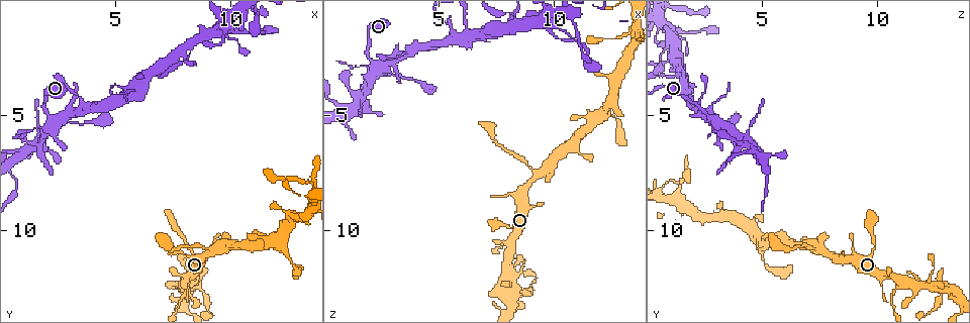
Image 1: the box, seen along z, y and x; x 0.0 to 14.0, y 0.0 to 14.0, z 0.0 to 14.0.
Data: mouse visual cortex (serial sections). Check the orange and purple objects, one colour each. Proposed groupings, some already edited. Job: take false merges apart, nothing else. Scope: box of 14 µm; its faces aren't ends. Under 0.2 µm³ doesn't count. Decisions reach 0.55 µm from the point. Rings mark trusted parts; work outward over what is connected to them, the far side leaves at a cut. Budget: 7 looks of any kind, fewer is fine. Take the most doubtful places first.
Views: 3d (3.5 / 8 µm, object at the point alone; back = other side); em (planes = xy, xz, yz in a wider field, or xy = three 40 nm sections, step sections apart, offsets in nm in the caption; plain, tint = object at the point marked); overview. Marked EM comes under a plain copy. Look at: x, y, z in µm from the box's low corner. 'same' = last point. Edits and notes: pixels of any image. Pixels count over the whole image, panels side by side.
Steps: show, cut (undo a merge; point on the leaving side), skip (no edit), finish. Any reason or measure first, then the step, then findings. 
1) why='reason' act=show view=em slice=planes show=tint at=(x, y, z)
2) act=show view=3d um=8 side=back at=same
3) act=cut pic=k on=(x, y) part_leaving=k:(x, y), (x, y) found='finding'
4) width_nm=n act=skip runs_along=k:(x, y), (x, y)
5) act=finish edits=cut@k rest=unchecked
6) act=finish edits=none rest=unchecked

why='abrupt turn' act=show view=3d um=8 at=(5.4, 4.3, 1.8)

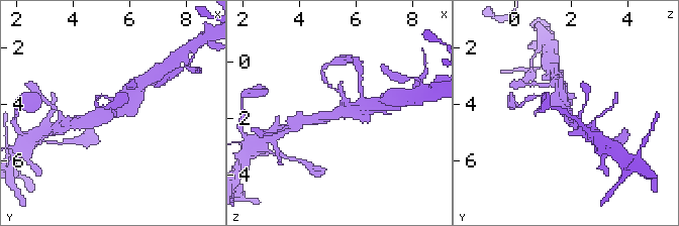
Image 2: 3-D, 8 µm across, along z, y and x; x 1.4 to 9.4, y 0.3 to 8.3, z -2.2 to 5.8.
why='zoom in' act=show view=3d um=3.5 side=back at=(5.5, 4.3, 1.9)

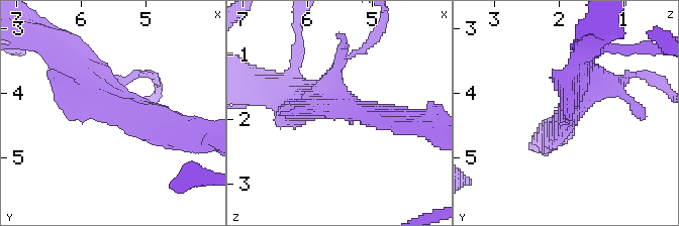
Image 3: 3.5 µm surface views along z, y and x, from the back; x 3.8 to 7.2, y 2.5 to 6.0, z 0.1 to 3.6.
why='shape alone is not enough' act=show view=em slice=xy step=2 show=tint at=(5.45, 4.25, 1.85)

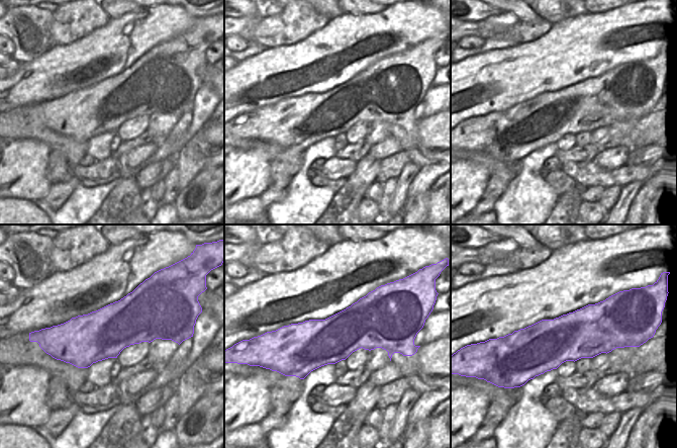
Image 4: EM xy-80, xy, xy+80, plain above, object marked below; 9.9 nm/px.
act=skip runs_along=3:(178, 125), (94, 97), (76, 63) found='one cell here'

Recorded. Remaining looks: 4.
act=show view=3d um=3.5 at=(8.0, 12.1, 10.9)

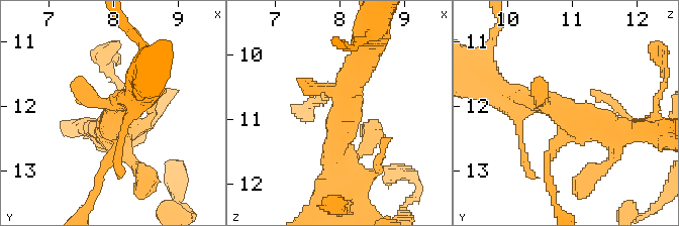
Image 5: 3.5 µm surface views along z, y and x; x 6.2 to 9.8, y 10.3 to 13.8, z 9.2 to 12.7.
why='now the EM' act=show view=em slice=xy step=1 show=tint at=(8.00, 12.20, 10.95)

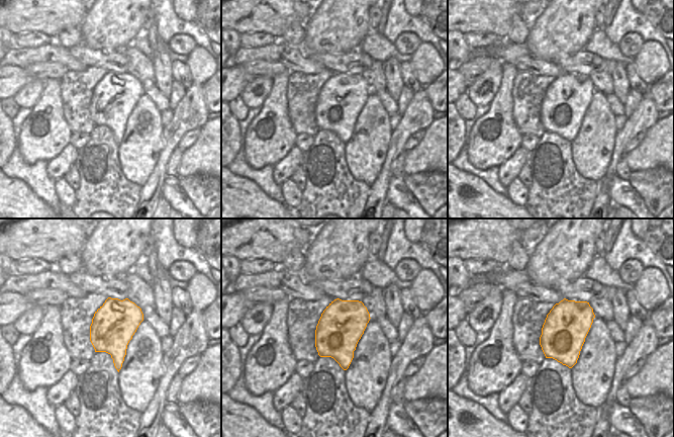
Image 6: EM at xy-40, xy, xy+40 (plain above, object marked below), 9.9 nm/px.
act=skip runs_along=5:(513, 98), (631, 132) found='one cell here'

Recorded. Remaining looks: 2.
why='thin neck' act=show view=3d um=8 at=(7.7, 2.3, 1.3)

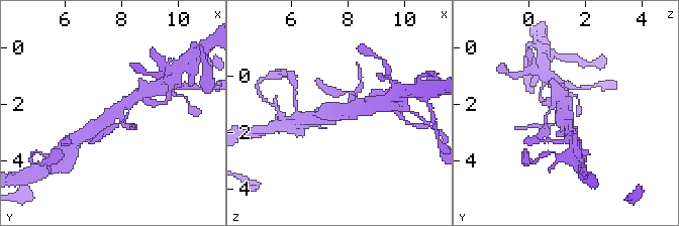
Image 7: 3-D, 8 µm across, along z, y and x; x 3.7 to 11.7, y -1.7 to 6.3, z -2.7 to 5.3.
act=show view=3d um=3.5 side=back at=(7.8, 2.3, 1.2)

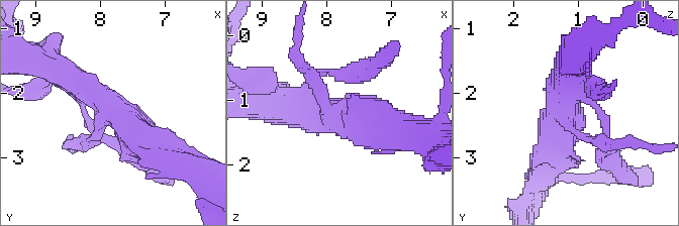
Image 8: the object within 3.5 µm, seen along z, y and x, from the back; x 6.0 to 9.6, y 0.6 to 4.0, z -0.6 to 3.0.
act=skip found='continuous, no second cell'

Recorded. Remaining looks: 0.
act=finish edits=none rest=unchecked

